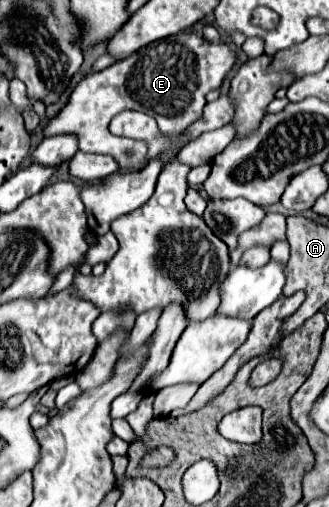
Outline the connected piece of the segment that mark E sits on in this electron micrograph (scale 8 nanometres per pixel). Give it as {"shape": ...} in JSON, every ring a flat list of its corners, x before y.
{"shape":[[180,32,164,40,156,40,132,56,100,70,88,74,72,92,68,104,62,112,48,122,44,128,46,136,54,134,76,134,82,152,110,154,122,166,140,166,144,162,144,142,116,138,110,134,110,120,122,110,142,110,154,114,158,128,164,134,178,134,186,130,192,122,202,118,202,108,206,104,206,94,220,88,224,76,234,66,236,54,226,44,204,42,194,32]]}

